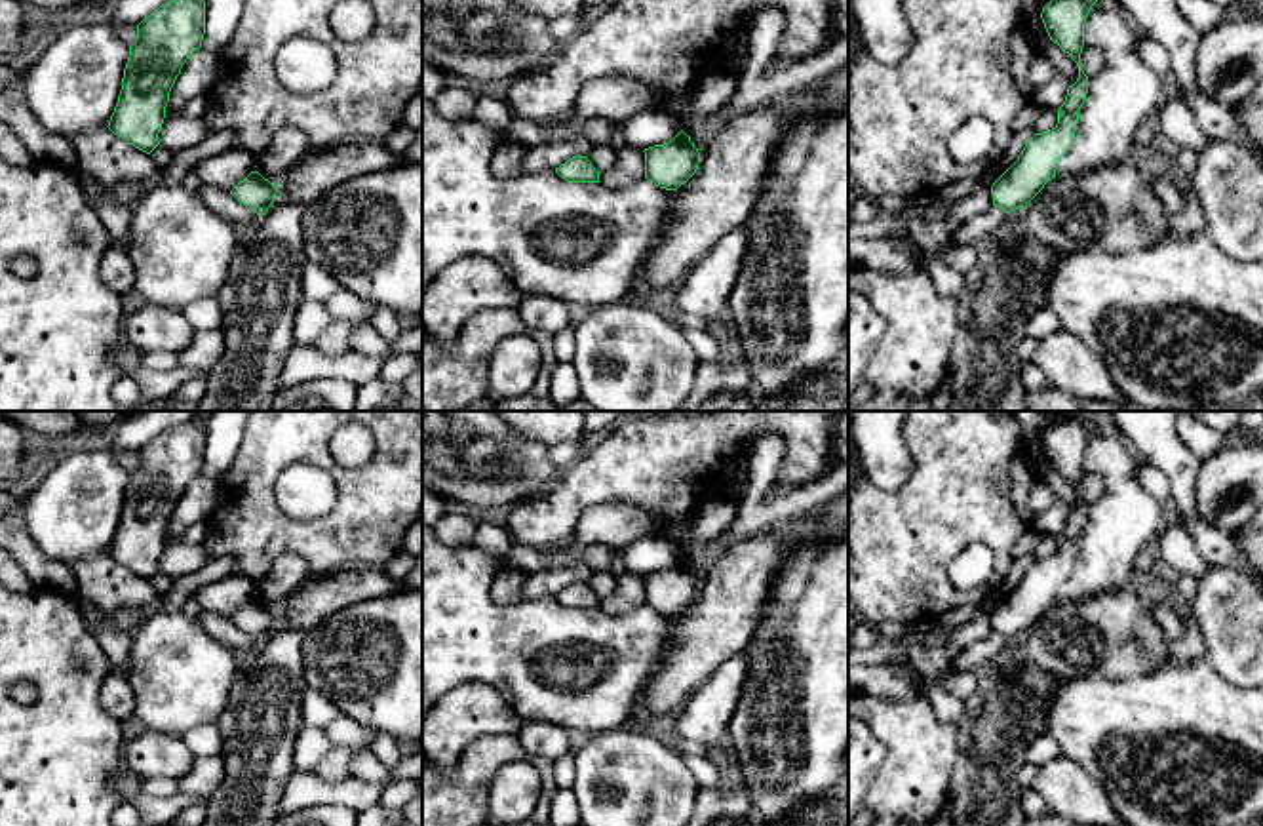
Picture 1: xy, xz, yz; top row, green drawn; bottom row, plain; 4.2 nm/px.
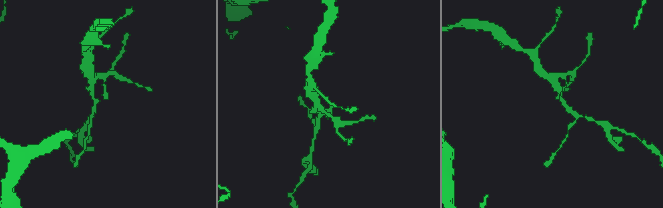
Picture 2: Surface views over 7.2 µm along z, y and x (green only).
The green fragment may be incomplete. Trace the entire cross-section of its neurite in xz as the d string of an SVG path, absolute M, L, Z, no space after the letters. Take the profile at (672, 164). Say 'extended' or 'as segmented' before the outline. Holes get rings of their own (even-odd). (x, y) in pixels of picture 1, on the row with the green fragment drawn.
as segmented; M681 129L670 143L654 145L645 152L645 179L666 190L677 190L698 169L700 152Z

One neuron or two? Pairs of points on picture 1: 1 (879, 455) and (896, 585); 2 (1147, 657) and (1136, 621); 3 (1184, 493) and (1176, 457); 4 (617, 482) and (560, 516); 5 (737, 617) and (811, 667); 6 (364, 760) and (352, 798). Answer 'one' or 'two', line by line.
1: two
2: one
3: one
4: one
5: two
6: two

